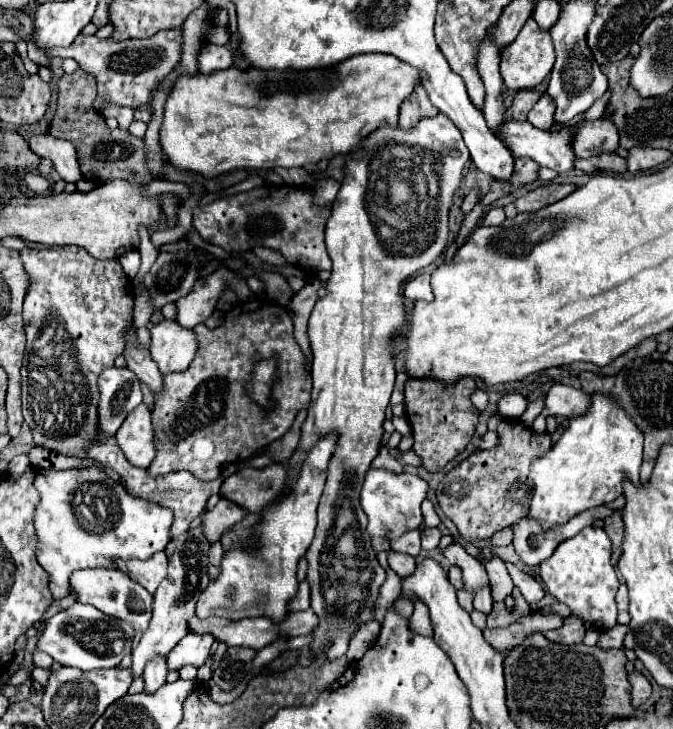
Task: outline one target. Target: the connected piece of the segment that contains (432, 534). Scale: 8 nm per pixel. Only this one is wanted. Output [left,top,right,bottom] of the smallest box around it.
[421,527,441,551]

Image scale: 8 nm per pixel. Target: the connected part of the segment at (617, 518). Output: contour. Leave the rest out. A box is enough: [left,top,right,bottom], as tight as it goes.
[607,511,623,565]

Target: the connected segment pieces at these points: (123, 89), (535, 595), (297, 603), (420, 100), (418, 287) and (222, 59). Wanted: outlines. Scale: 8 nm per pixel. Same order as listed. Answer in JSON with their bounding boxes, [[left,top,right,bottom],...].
[[45,27,183,109],[505,563,545,603],[287,581,309,611],[399,87,439,129],[405,273,433,301],[199,43,233,75]]

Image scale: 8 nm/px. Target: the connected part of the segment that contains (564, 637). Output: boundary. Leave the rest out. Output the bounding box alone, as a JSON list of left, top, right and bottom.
[543,617,585,645]

